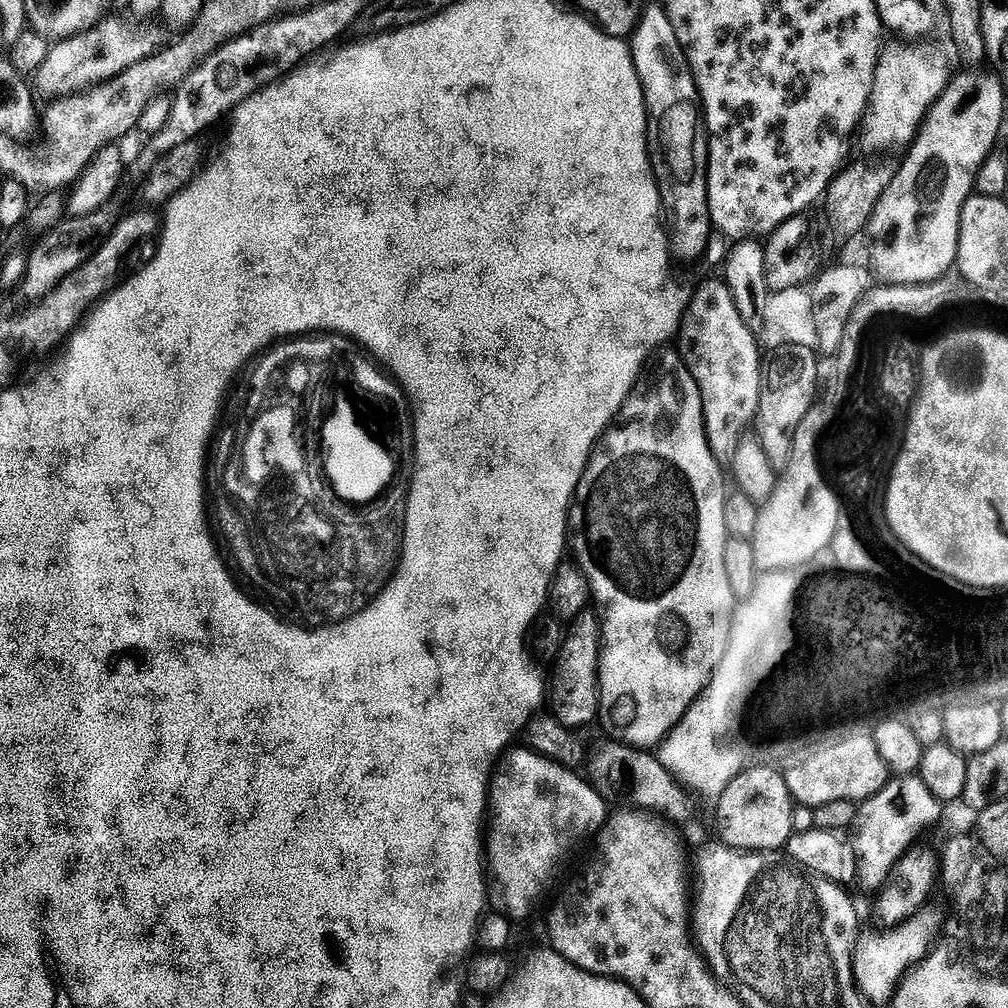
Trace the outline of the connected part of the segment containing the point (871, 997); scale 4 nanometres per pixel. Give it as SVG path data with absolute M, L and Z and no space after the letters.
M907 919L899 926L884 931L888 932L861 931L856 937L856 952L850 958L851 975L869 1005L891 1005L910 969L929 953L924 949L924 940L928 940L928 932L932 932L932 920Z

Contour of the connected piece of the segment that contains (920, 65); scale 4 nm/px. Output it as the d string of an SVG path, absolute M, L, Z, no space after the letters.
M924 42L904 43L908 44L885 43L881 47L868 108L858 128L859 135L880 136L880 148L884 152L891 148L907 149L915 141L929 112L947 91L954 76L942 49L920 44Z

